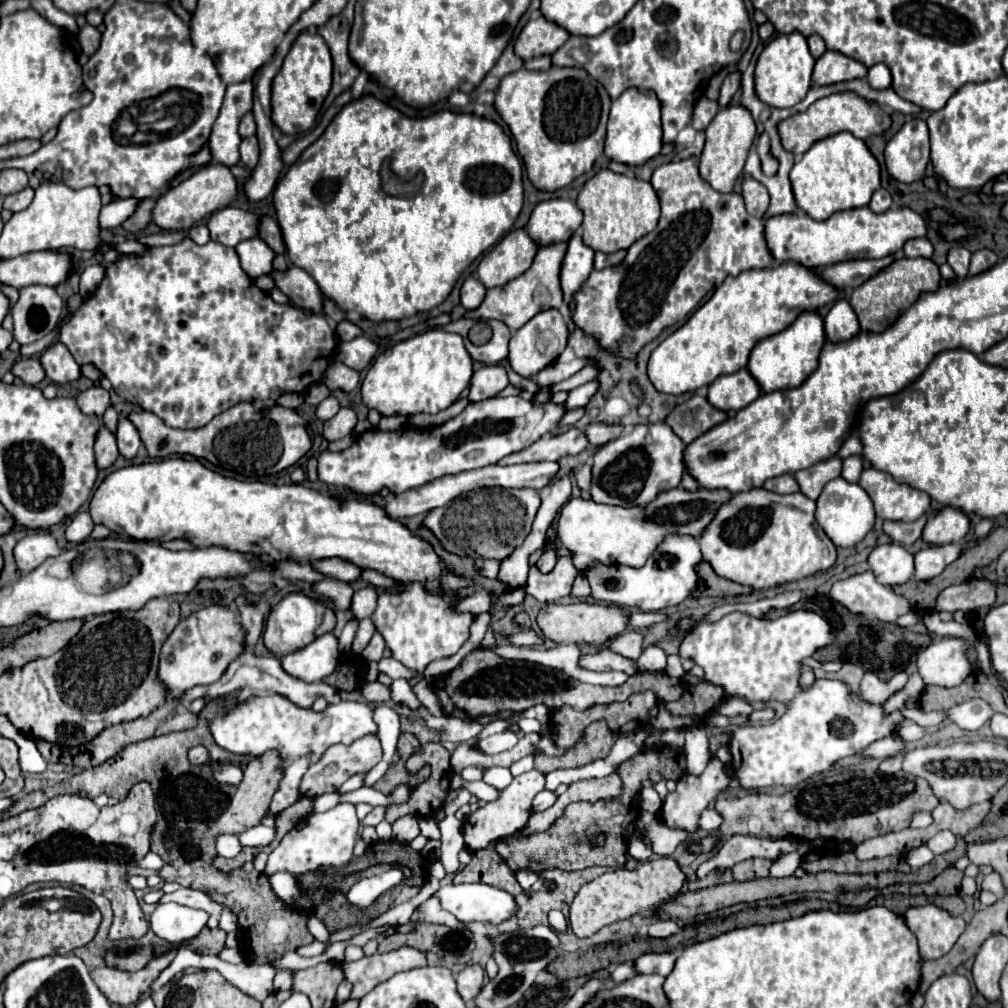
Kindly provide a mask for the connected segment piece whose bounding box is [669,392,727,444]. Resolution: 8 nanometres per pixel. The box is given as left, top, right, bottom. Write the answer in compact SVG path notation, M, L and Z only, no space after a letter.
M701 392L693 394L689 400L675 406L669 414L671 430L685 444L691 444L695 438L699 438L713 426L721 424L723 420L727 420L727 414L723 410L717 410Z

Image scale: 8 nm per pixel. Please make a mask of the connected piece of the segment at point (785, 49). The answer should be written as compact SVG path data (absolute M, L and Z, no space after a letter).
M799 32L779 34L763 48L763 52L757 60L755 92L757 92L759 100L763 100L765 104L775 106L775 108L795 106L799 100L803 100L803 96L807 94L807 90L811 86L813 66L815 66L815 58L811 56L807 38L803 34L799 34Z

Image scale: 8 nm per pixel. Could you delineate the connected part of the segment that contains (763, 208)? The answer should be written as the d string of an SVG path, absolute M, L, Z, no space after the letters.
M745 176L745 180L743 180L743 198L745 198L747 212L751 216L755 216L755 218L763 218L765 216L771 198L769 198L767 188L761 182L753 180L751 176Z

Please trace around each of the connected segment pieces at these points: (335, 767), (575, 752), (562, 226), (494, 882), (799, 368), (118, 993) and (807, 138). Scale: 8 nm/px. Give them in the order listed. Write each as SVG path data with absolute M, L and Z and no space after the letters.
M367 734L367 736L355 740L355 742L349 744L349 746L345 746L345 744L335 744L335 746L331 746L331 748L323 754L321 760L317 760L317 762L313 762L313 764L309 766L309 770L307 770L305 776L303 776L303 784L301 784L299 790L303 792L303 796L311 796L311 798L317 798L317 796L325 794L325 792L333 792L333 790L337 790L345 780L349 780L351 776L355 776L355 774L359 774L359 772L369 772L381 758L383 758L383 748L381 748L381 742L379 742L379 738L377 738L375 734Z
M593 722L583 740L579 740L579 744L571 750L567 750L563 756L545 756L545 754L537 754L535 756L535 768L539 772L551 772L551 770L559 770L559 768L575 768L575 766L583 766L589 764L597 758L605 758L607 752L611 750L611 746L615 744L617 736L607 728L607 724Z
M553 198L535 206L525 230L539 246L547 246L569 240L581 222L583 212L573 200Z
M495 844L483 852L475 852L471 862L453 876L453 884L461 882L483 882L495 888L503 888L511 894L521 894L521 886L517 884L509 866L503 864L501 856L495 852Z
M805 310L783 332L761 340L749 358L749 372L759 380L763 392L775 392L783 388L799 386L819 364L819 352L827 340L823 316L815 310Z
M173 946L169 952L153 958L145 968L137 972L123 972L117 968L101 966L91 970L91 978L111 1002L131 1006L149 990L149 986L159 978L159 974L173 962L177 952L179 946Z
M841 92L841 94L831 94L825 96L821 100L817 100L815 104L811 104L805 112L793 114L785 120L779 122L777 130L779 130L779 138L785 150L793 152L795 156L805 154L813 142L827 138L831 134L839 134L839 132L851 132L857 138L867 138L871 134L881 134L891 126L891 118L887 114L883 114L879 108L875 108L875 104L867 104L867 100L859 100L859 96L855 96L853 92Z

